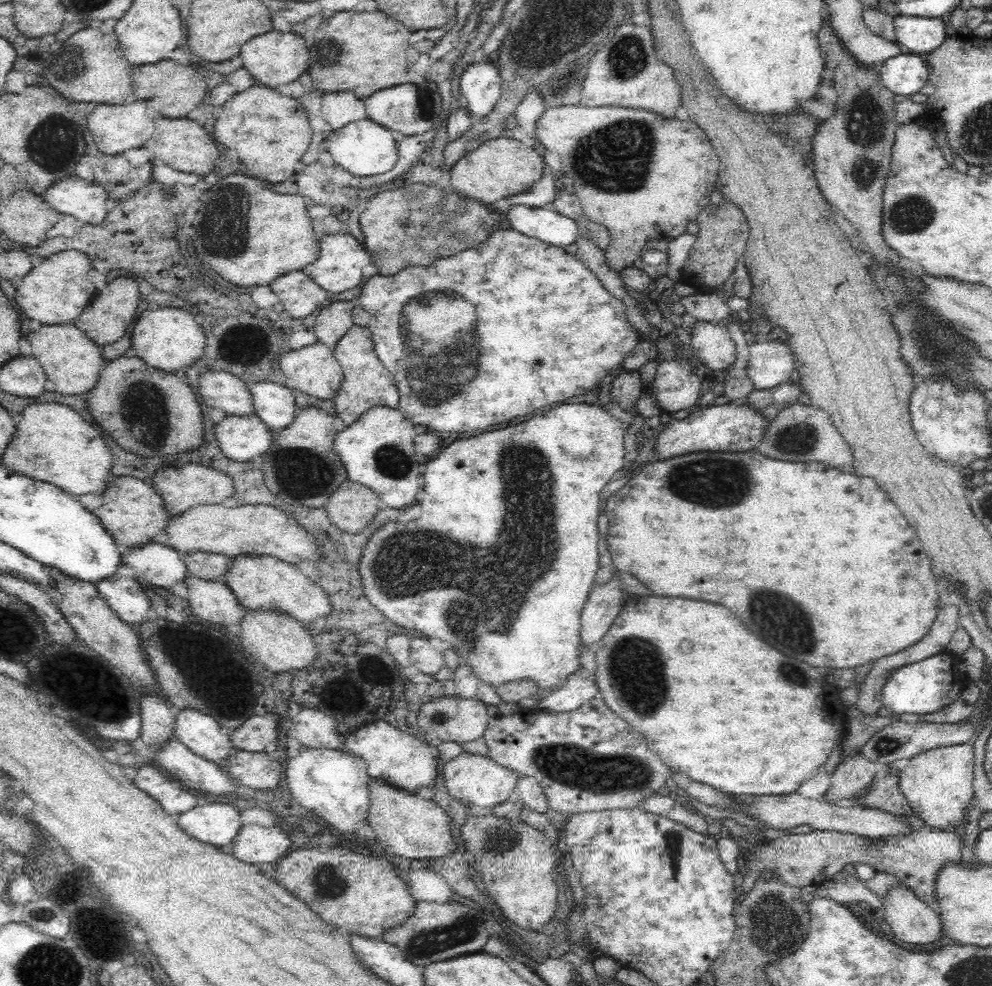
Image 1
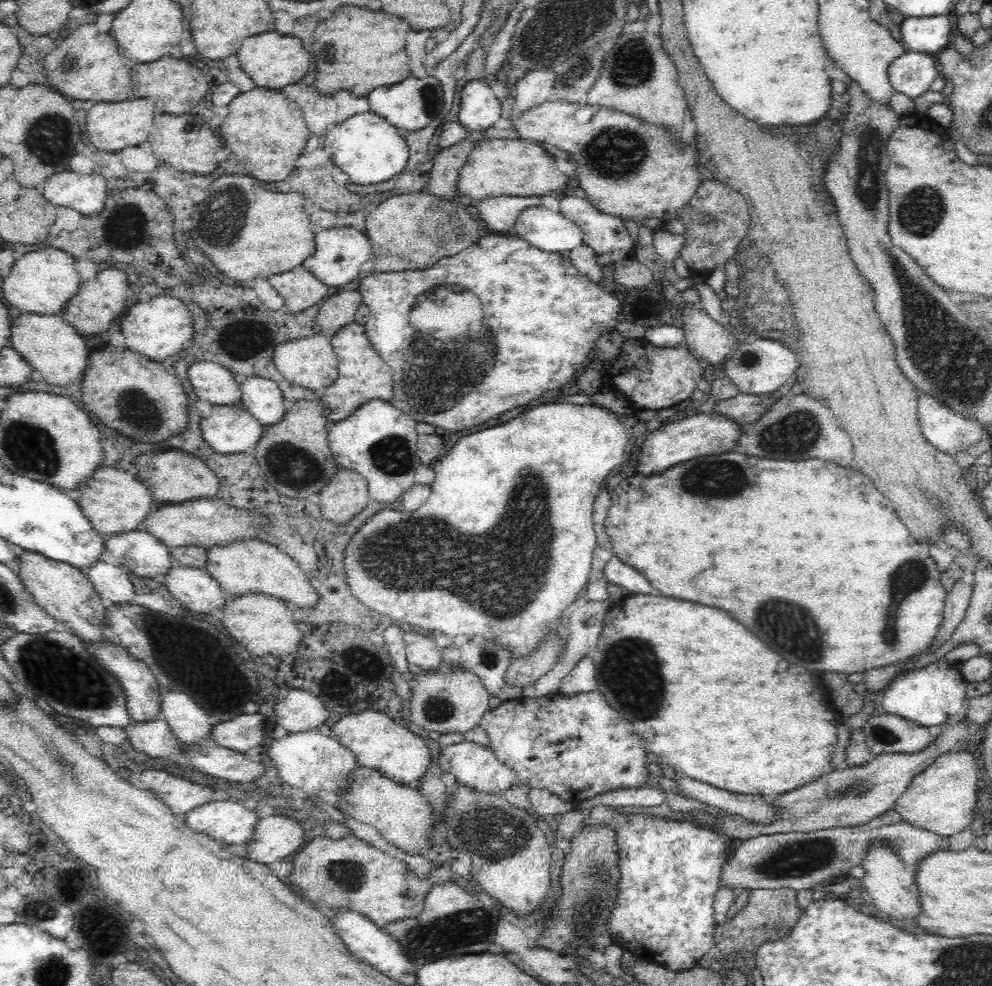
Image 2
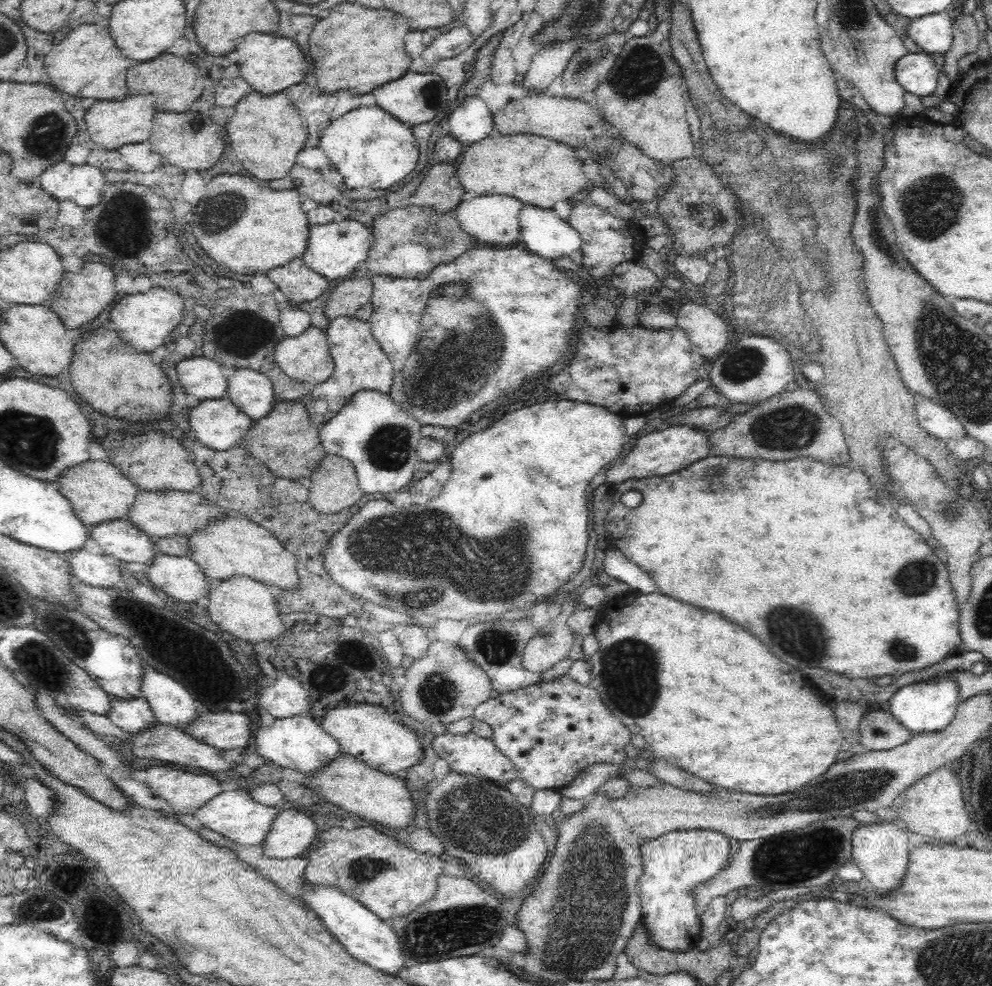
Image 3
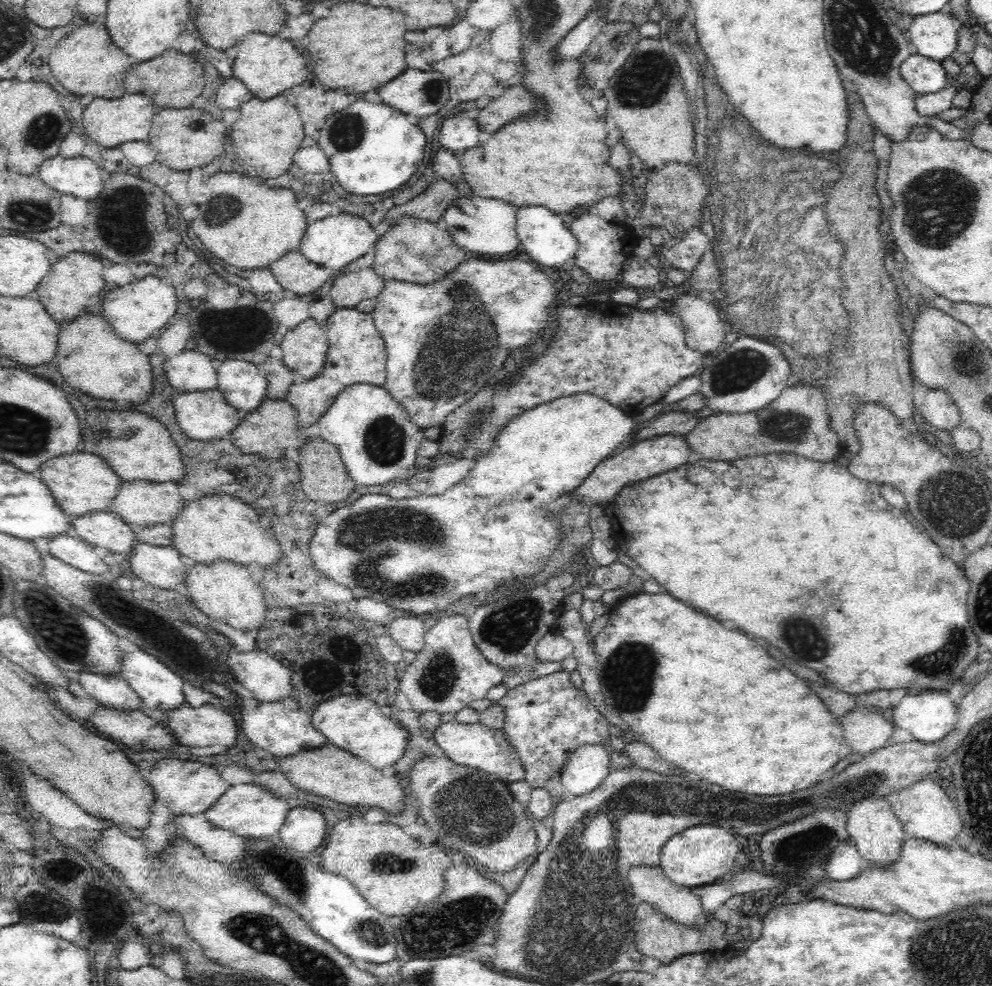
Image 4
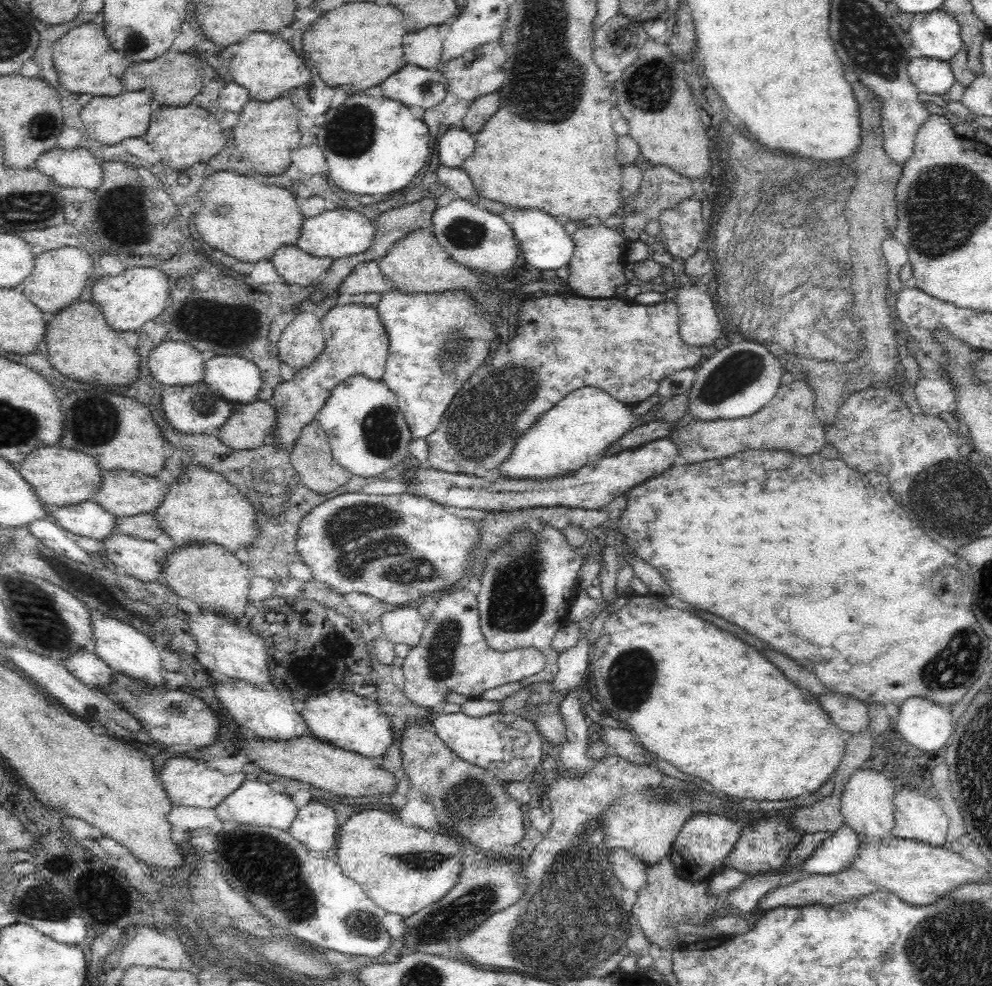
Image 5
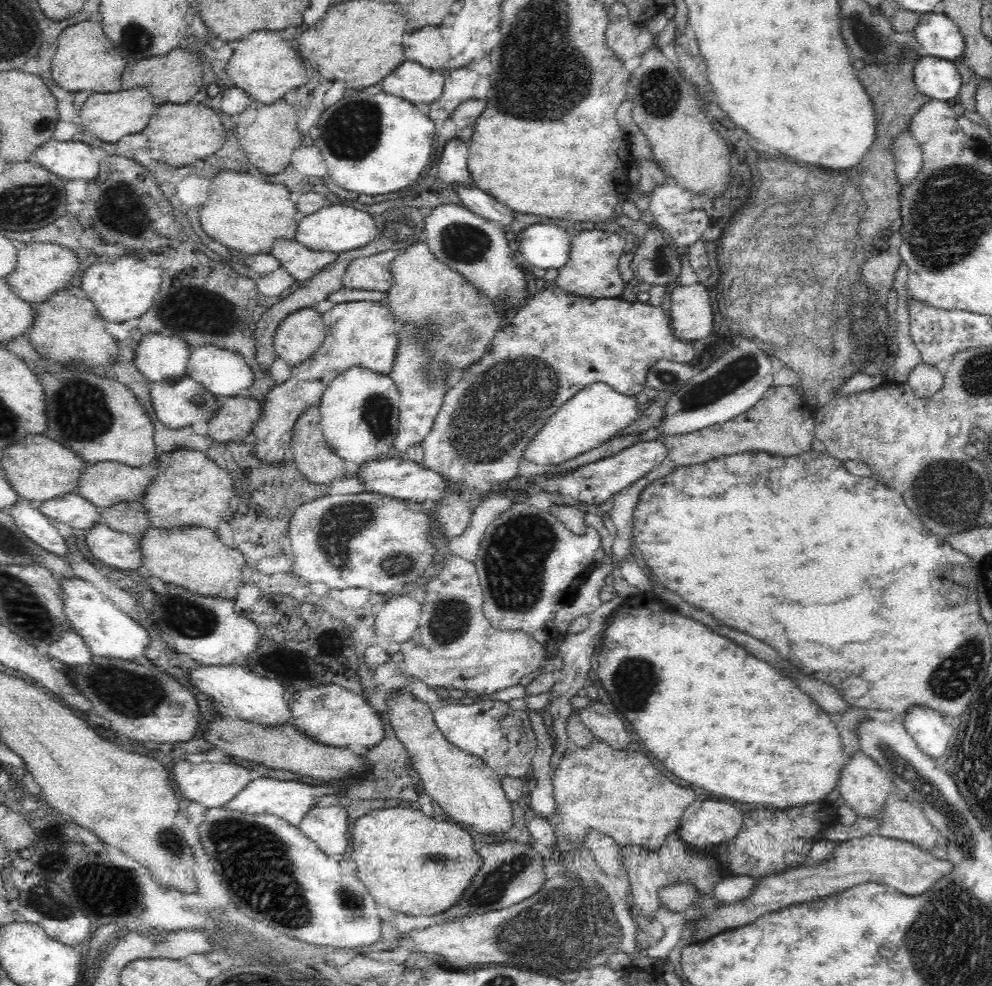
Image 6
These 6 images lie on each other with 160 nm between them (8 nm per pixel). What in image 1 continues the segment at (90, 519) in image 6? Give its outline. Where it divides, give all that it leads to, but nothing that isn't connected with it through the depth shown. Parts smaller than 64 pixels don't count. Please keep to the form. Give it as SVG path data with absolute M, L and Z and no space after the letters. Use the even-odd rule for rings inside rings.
M148 544L144 548L124 549L123 564L135 570L144 586L166 593L188 578L187 566L176 549L162 544Z

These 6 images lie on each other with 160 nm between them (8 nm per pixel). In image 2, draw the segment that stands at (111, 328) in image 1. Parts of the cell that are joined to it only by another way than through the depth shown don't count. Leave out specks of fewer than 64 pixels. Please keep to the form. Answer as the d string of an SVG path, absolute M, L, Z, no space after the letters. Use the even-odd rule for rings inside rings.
M118 269L101 271L94 282L83 282L77 294L65 304L61 312L63 319L82 336L101 334L110 328L115 318L122 317L130 287L132 284L128 282L128 276L124 272Z

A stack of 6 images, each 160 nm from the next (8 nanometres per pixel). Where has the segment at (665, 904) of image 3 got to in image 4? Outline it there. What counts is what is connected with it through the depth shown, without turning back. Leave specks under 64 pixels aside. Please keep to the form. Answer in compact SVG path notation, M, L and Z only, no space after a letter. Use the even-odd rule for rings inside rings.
M698 825L686 828L664 842L660 850L658 866L674 884L702 887L718 882L734 871L741 862L746 845L732 832L714 825Z

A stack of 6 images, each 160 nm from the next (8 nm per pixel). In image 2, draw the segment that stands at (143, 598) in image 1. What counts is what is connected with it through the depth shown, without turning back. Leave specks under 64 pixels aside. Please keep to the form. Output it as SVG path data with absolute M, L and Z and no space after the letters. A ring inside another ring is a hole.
M100 559L84 572L102 600L106 599L114 605L134 604L132 601L136 592L132 581L128 578L128 571L123 572L121 567L114 567Z

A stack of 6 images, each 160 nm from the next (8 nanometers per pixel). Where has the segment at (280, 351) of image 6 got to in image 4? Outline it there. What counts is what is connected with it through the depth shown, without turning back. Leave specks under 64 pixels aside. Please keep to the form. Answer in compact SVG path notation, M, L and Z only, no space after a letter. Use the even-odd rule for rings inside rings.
M314 319L305 320L285 334L280 348L288 370L312 380L323 371L326 362L328 341L324 326Z

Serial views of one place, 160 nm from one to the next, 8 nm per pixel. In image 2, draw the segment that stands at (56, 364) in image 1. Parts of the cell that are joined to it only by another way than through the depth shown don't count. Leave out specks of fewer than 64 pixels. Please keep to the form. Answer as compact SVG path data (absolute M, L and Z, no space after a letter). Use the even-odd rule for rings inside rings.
M21 313L18 318L11 320L10 342L10 346L33 366L33 370L38 370L48 384L71 386L82 382L91 350L83 336L63 319L62 314L40 316Z

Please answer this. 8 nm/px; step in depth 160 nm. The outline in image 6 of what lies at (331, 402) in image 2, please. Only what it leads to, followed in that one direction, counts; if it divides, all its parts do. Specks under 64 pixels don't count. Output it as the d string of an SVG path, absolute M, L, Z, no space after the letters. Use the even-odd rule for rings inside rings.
M372 301L347 302L335 305L329 311L322 313L321 317L326 334L320 348L308 360L301 362L297 367L291 367L290 378L281 384L274 385L268 391L262 416L254 425L249 443L253 445L255 455L266 464L276 464L276 461L284 460L284 452L291 447L294 423L310 407L319 406L323 392L330 382L345 370L362 367L381 375L388 375L391 371L398 343L398 324L390 309Z

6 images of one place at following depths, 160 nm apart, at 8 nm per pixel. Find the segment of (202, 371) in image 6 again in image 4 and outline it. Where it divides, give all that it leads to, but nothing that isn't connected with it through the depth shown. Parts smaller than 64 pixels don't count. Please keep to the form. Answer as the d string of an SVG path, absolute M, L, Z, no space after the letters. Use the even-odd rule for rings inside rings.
M243 359L225 360L217 369L218 388L222 396L231 404L243 419L247 414L257 411L267 398L267 380L256 365Z

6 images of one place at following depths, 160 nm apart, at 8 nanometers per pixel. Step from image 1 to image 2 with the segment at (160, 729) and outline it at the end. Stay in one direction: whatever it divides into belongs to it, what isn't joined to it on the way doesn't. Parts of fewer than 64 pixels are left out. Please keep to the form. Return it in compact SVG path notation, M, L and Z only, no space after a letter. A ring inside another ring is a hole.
M116 642L110 643L88 643L86 645L88 652L91 652L115 677L125 690L127 709L131 719L136 723L147 723L151 720L164 719L161 715L161 694L159 686L150 668L145 662L134 657L132 651L127 650Z

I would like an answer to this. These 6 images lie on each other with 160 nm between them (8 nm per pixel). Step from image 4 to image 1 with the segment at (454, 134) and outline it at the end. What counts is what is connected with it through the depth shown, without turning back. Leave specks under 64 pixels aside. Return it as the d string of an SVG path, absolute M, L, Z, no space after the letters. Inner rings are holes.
M491 62L469 65L460 75L459 91L464 96L464 105L474 118L490 114L501 95L502 77Z

